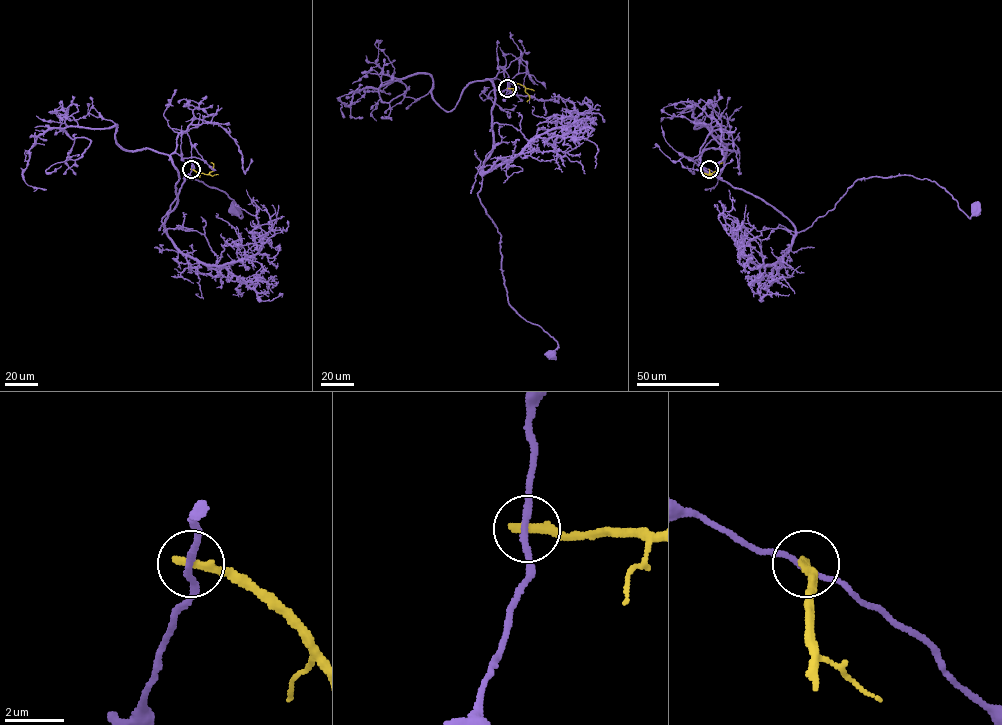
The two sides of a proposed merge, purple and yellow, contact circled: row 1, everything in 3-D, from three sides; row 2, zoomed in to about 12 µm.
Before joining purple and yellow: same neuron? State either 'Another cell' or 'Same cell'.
Another cell

